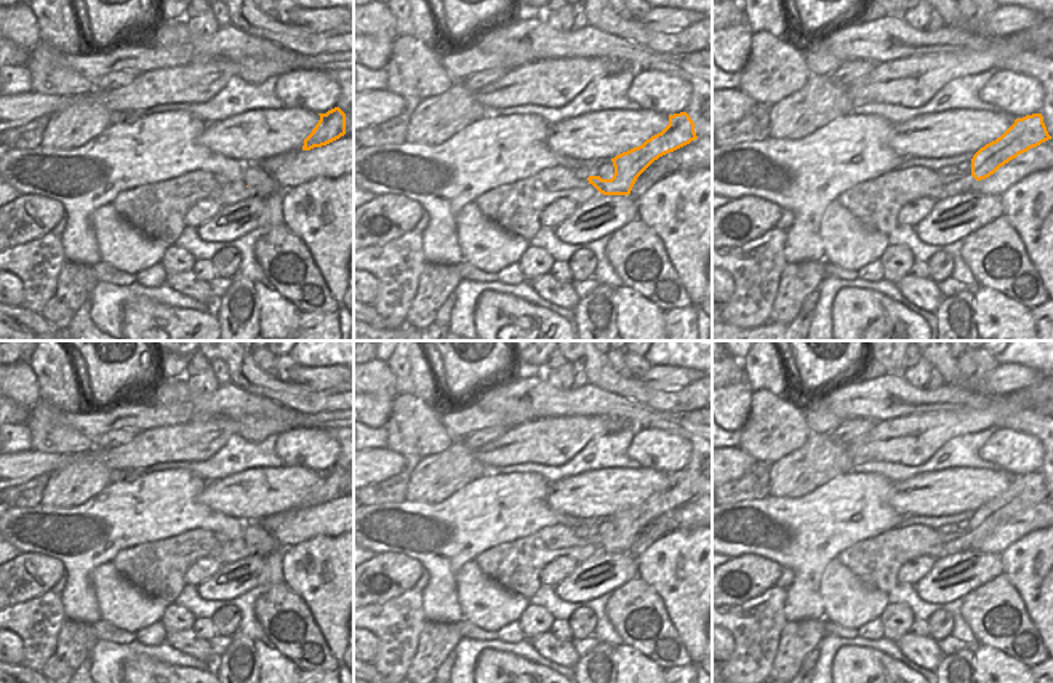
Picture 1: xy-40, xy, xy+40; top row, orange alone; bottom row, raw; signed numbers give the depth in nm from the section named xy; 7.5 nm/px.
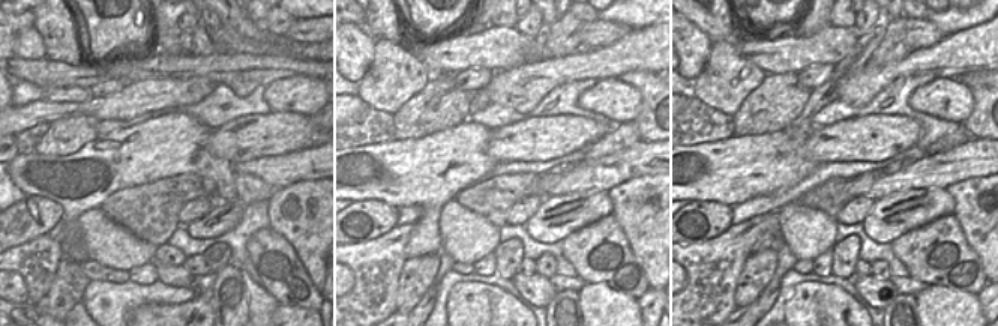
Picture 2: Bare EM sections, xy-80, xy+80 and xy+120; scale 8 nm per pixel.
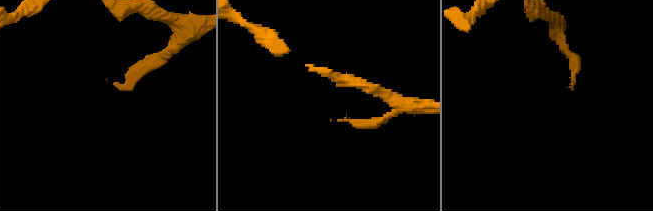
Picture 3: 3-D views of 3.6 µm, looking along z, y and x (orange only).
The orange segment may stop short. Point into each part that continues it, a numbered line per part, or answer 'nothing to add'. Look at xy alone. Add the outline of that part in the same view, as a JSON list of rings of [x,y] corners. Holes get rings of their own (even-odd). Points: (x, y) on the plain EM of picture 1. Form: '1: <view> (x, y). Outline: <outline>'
1: xy (516, 565). Outline: [[[552,525],[531,536],[491,547],[474,561],[491,581],[531,600],[541,585],[541,569],[549,561],[571,557],[579,565],[599,553],[600,550],[587,537],[579,537],[575,528]]]

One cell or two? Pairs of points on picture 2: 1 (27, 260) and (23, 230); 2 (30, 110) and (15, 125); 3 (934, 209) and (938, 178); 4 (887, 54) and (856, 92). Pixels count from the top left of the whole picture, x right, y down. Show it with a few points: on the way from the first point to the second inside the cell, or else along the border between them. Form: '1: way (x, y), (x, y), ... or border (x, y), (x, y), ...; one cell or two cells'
1: border (47, 233), (15, 247); two cells
2: way (27, 113), (18, 122); one cell
3: border (946, 188), (914, 188), (902, 193); two cells
4: border (911, 51), (895, 62), (868, 65); two cells

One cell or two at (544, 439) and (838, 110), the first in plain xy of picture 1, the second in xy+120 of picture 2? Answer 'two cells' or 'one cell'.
two cells

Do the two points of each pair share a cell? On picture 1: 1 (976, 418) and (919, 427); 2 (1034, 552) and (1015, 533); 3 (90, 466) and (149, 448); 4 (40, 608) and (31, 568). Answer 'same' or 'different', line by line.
1: same
2: different
3: different
4: different

